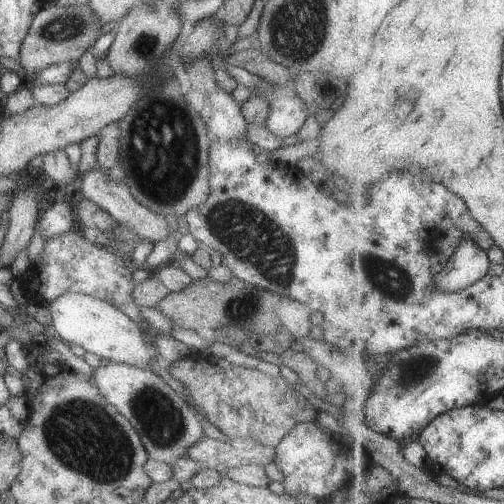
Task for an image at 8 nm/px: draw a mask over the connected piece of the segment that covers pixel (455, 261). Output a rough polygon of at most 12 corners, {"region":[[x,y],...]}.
{"region":[[461,240],[435,276],[443,292],[485,278],[490,260],[477,242]]}

